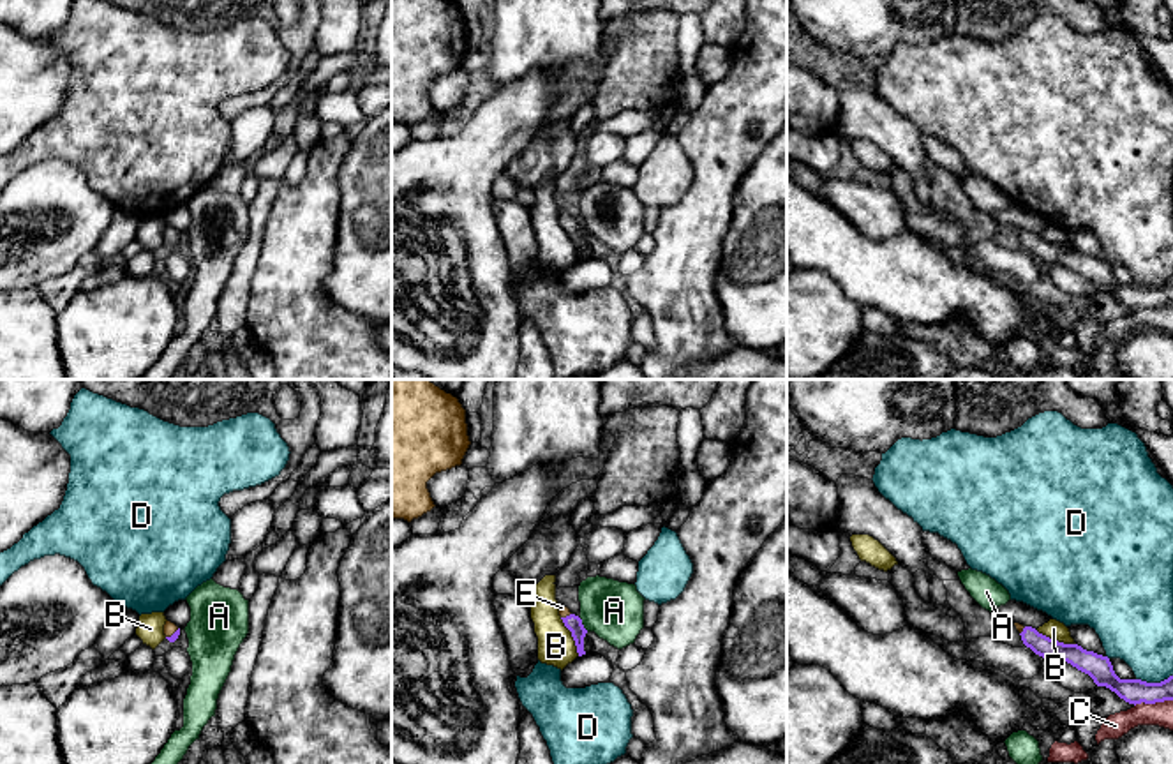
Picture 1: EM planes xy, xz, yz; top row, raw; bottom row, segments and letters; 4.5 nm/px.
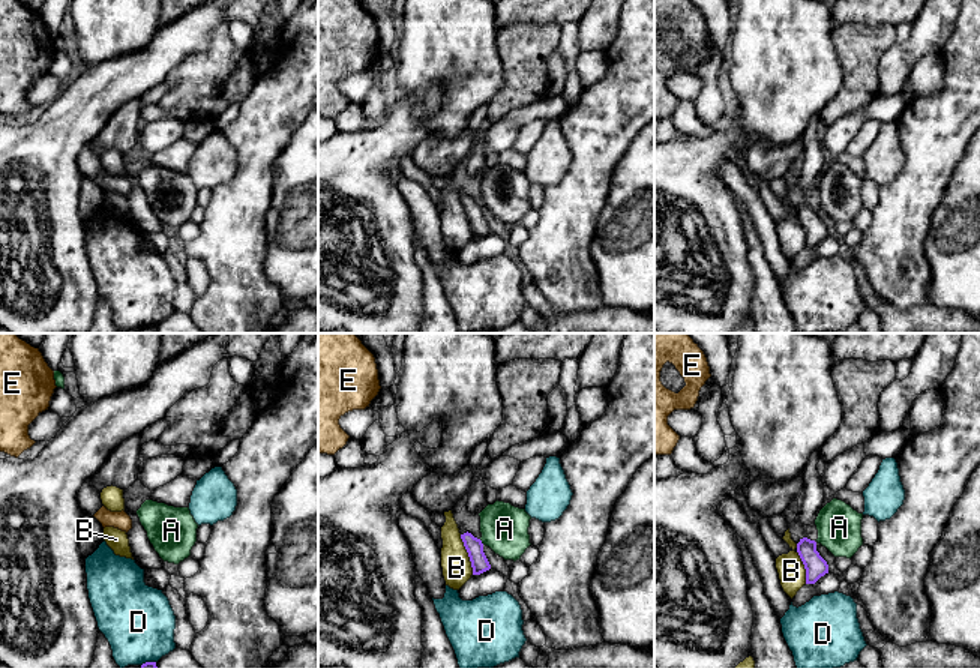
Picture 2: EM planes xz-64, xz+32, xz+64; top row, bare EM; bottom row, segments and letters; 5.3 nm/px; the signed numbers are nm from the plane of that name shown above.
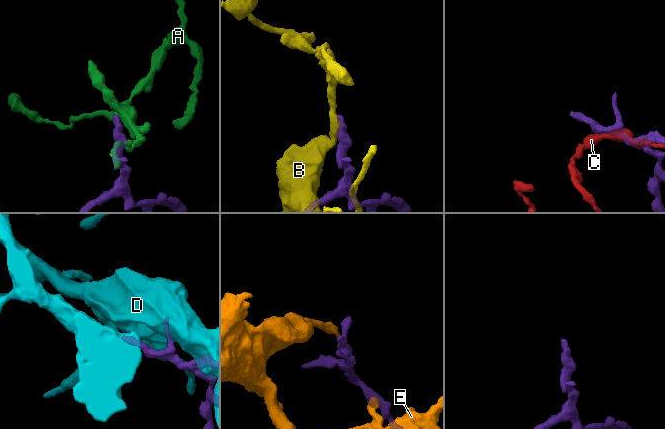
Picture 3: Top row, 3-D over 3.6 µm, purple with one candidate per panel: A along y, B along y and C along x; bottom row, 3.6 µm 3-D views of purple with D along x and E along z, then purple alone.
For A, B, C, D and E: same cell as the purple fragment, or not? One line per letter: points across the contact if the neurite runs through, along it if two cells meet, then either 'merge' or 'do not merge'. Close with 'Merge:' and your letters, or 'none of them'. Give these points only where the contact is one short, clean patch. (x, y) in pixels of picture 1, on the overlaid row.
A: along xz (579, 618), (588, 630) | do not merge
B: do not merge
C: do not merge
D: do not merge
E: across xy (173, 637), (173, 634), (170, 629) | merge
Merge: E

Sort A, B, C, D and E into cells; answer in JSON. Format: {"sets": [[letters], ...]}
{"sets": [["A"], ["B"], ["C"], ["D"], ["E"]]}

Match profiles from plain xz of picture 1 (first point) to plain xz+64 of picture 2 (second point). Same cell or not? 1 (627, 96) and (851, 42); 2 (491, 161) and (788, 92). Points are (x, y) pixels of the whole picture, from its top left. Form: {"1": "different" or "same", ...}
{"1": "same", "2": "different"}

